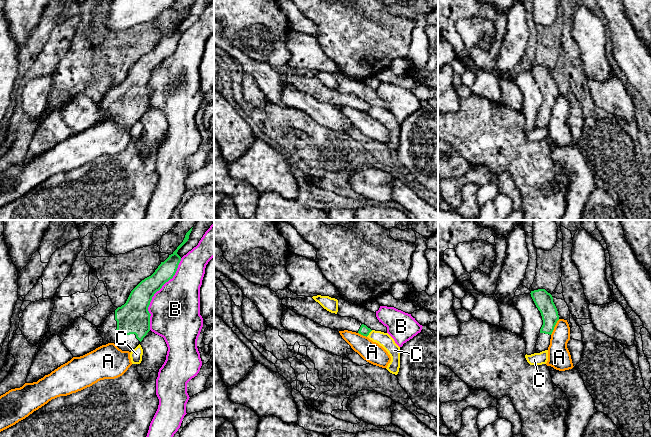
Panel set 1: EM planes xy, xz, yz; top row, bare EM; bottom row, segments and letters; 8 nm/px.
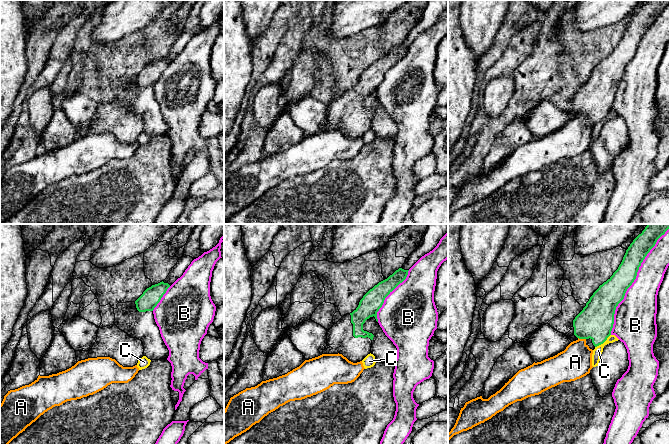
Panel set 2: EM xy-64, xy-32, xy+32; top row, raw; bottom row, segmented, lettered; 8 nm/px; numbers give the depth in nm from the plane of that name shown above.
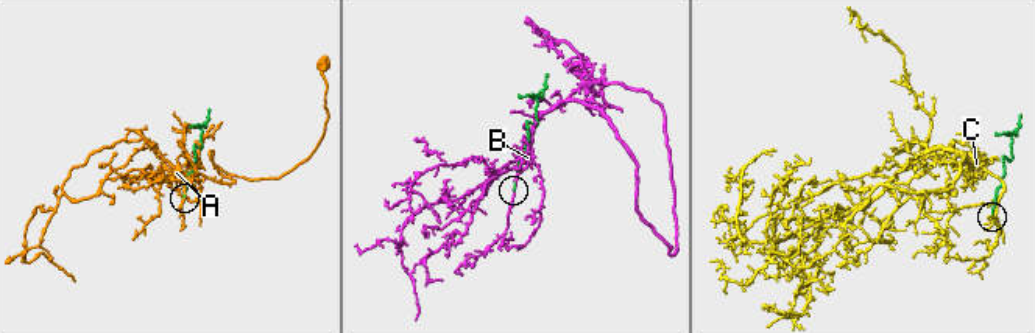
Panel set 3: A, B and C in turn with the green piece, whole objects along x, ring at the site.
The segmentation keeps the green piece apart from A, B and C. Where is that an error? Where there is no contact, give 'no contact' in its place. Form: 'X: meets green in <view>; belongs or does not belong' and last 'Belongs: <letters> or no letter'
A: meets green in yz; does not belong
B: meets green in xy; does not belong
C: meets green in xz; does not belong
Belongs: no letter

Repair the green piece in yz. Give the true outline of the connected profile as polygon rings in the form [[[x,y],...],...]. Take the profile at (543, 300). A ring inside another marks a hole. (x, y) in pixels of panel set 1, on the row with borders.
[[[545,289],[531,291],[531,297],[541,313],[543,325],[540,329],[536,343],[536,353],[548,350],[551,334],[559,320],[557,308],[553,302],[553,297]]]

